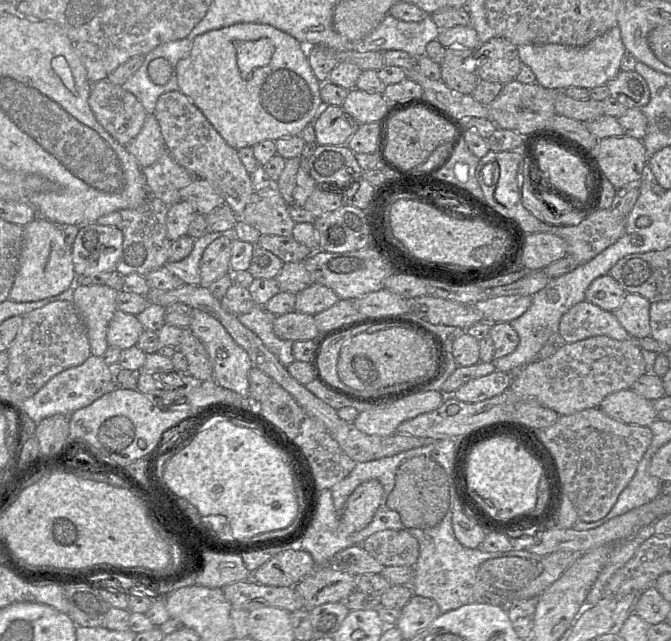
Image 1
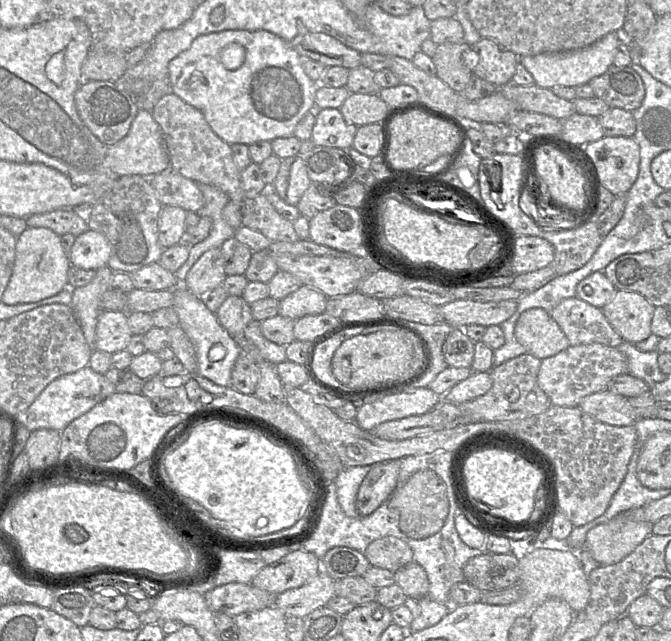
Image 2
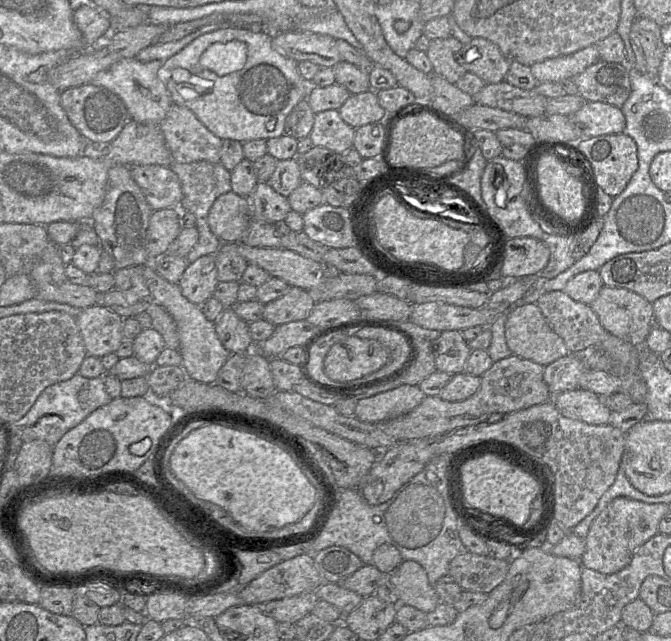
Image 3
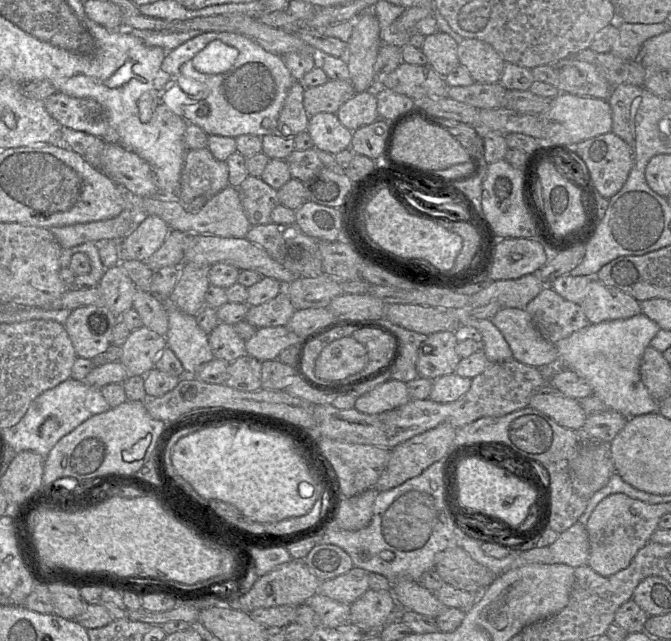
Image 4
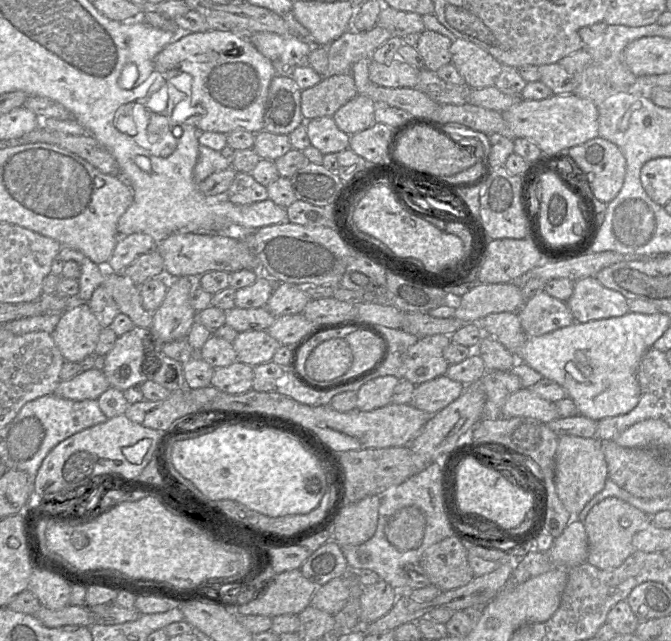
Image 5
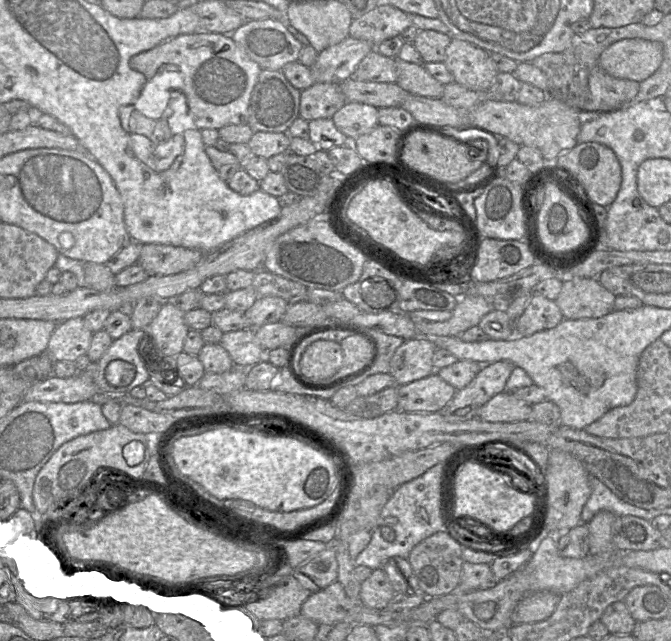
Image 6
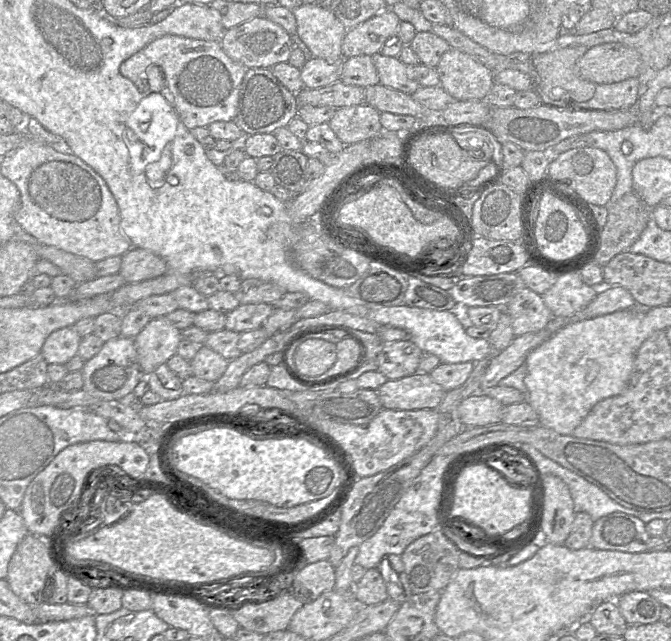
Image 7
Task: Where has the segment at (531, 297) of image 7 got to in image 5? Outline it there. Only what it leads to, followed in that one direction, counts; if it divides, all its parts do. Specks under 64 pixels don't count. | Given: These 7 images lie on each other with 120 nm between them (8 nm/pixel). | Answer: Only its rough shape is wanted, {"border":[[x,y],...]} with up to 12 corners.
{"border":[[545,291],[518,314],[527,337],[575,323],[567,303]]}

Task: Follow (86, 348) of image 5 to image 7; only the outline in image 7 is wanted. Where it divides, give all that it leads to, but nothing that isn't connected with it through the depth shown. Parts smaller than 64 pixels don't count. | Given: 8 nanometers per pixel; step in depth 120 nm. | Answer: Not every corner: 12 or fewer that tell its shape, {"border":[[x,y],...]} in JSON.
{"border":[[73,326],[52,332],[41,349],[48,364],[65,365],[82,337]]}

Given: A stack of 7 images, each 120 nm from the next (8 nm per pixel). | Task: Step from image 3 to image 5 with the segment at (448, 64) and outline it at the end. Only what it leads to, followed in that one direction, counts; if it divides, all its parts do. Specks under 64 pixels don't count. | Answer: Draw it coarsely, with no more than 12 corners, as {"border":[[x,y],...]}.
{"border":[[420,33],[416,49],[425,68],[436,72],[450,64],[449,38]]}

